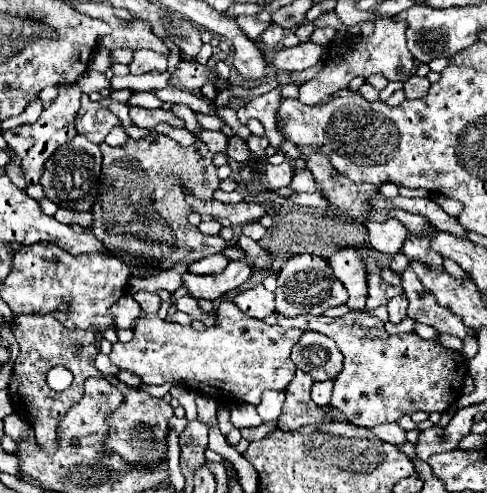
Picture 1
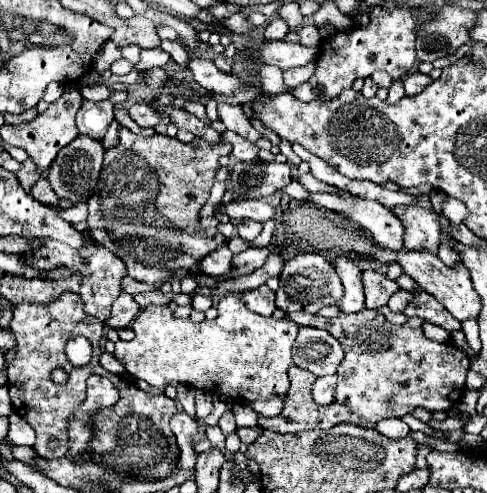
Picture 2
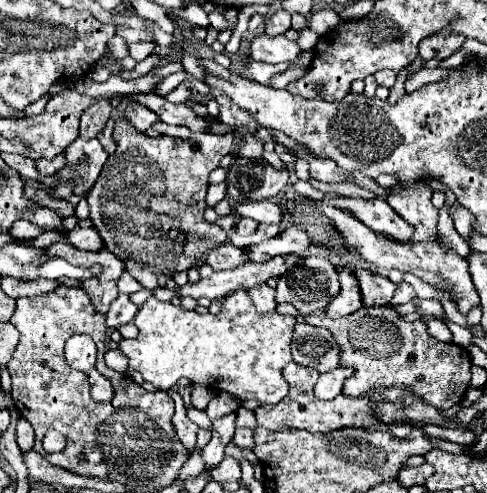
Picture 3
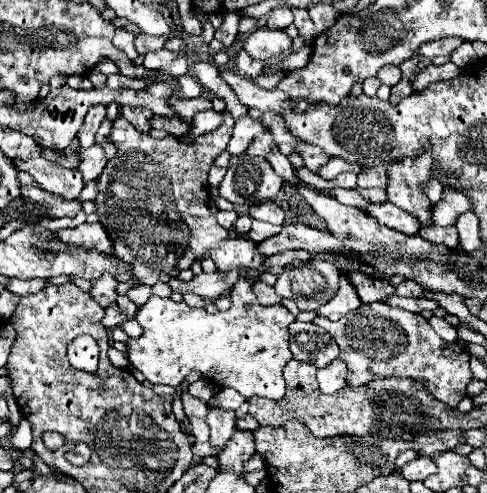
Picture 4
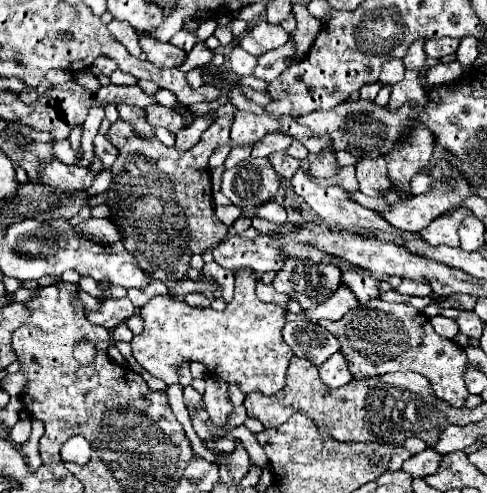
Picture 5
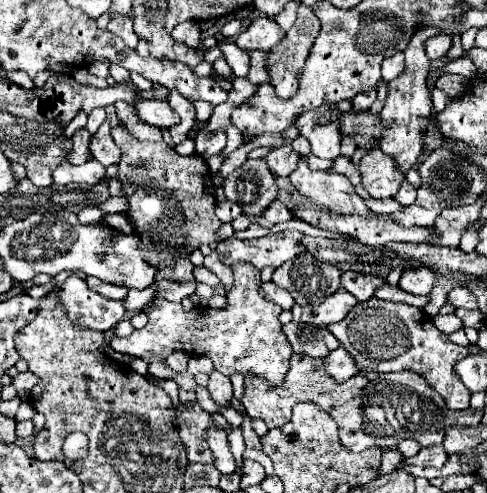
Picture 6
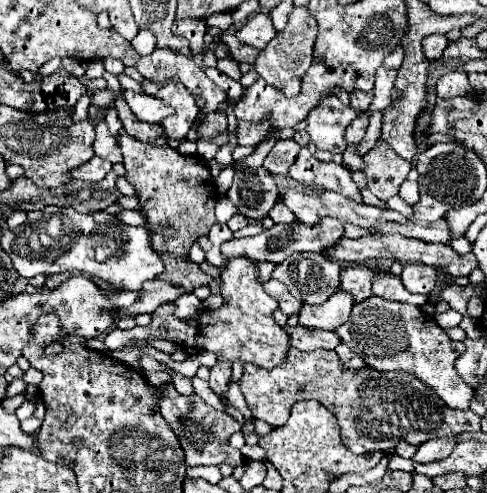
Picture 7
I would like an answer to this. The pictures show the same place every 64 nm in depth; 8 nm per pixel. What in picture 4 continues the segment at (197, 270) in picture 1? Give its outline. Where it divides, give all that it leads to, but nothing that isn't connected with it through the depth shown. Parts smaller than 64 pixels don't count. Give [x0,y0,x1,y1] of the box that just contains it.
[210,238,266,272]

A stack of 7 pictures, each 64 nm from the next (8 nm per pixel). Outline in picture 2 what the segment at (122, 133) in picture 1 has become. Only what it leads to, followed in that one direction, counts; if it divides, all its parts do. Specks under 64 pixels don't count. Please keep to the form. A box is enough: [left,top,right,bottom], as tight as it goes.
[102,120,120,148]

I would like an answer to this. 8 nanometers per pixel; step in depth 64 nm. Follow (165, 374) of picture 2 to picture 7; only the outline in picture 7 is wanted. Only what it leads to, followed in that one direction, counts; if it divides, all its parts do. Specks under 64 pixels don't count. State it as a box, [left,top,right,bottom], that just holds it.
[104,258,290,370]

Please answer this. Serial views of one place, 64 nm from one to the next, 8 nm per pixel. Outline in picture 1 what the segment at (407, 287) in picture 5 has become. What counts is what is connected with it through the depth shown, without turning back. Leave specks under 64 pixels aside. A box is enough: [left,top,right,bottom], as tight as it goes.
[388,296,408,324]

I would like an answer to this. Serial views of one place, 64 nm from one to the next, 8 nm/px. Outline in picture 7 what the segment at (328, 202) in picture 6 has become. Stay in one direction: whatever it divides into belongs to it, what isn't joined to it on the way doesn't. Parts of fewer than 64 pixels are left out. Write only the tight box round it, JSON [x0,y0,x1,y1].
[288,148,362,202]

